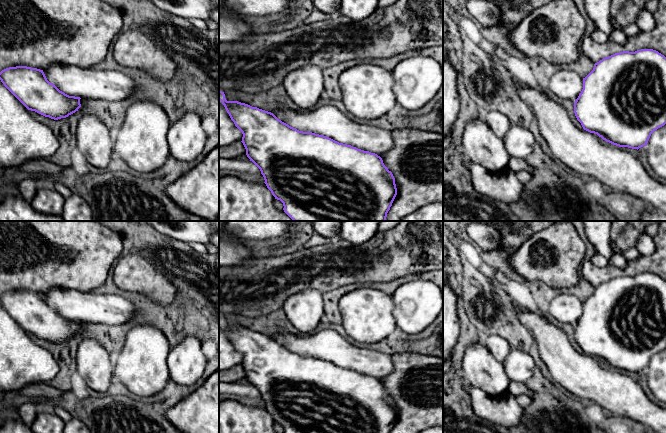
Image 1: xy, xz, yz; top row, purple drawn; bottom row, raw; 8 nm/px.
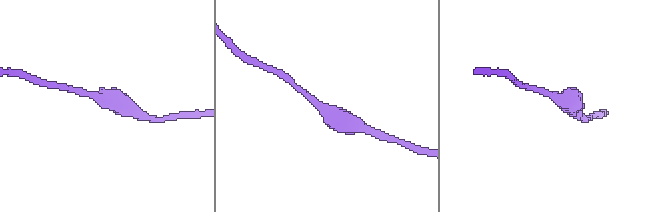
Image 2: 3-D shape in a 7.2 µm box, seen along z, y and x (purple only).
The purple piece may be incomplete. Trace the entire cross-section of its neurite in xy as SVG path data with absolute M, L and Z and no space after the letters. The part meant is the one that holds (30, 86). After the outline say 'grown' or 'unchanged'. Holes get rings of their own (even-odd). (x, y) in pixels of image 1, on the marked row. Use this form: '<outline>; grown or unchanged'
M27 66L9 67L0 72L4 86L28 109L54 120L66 118L81 107L80 97L69 96L50 83L43 70Z; unchanged

